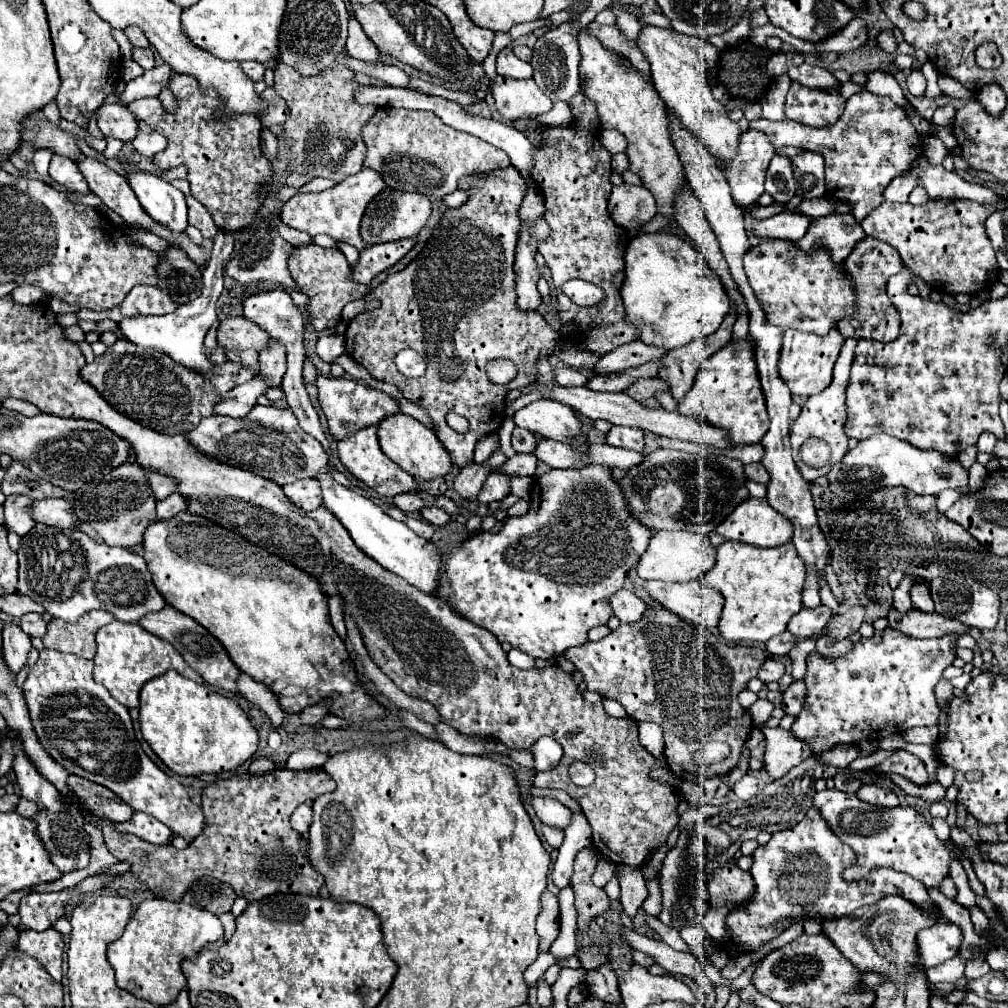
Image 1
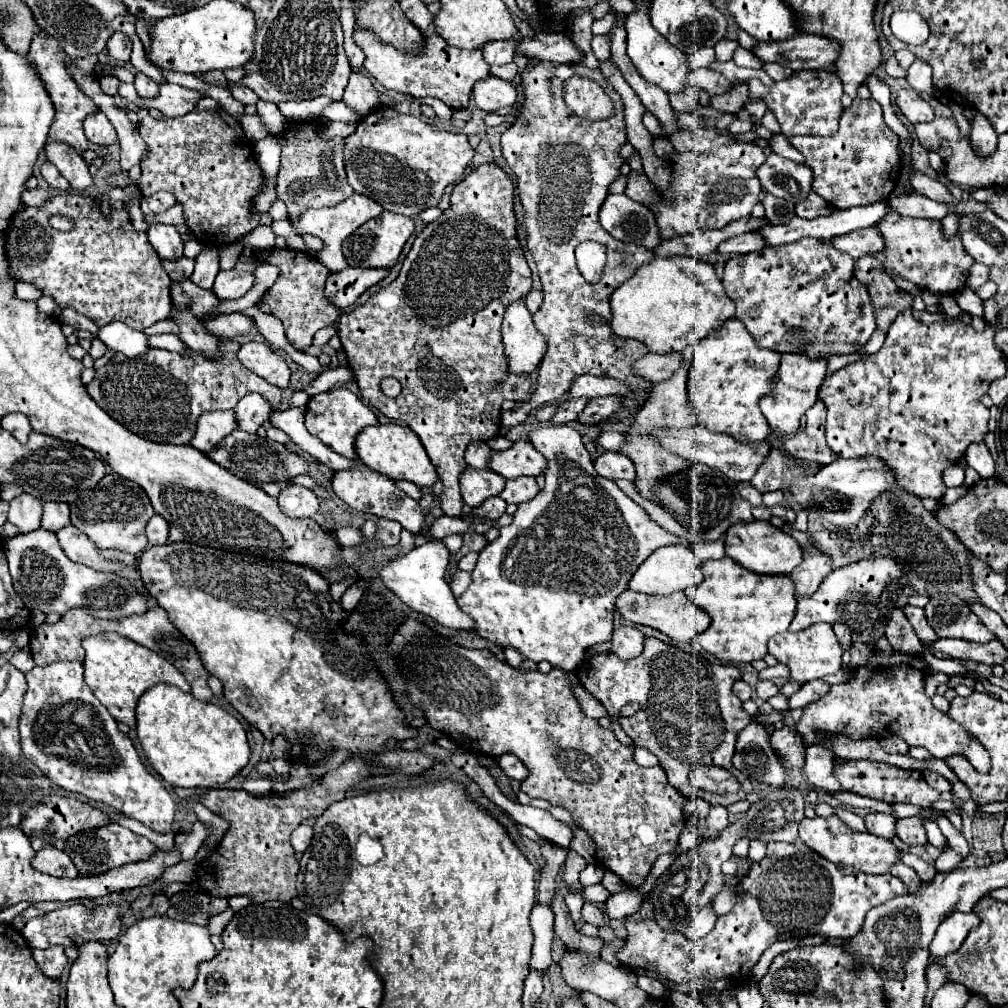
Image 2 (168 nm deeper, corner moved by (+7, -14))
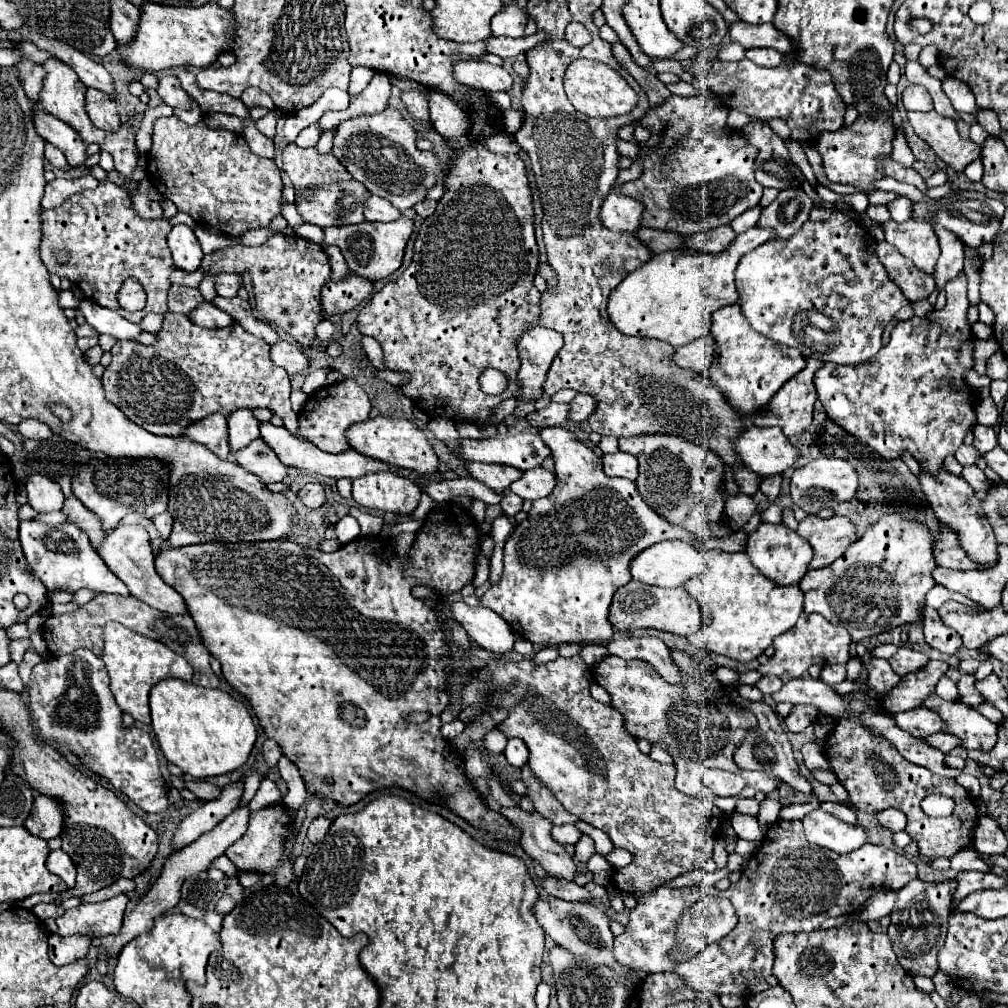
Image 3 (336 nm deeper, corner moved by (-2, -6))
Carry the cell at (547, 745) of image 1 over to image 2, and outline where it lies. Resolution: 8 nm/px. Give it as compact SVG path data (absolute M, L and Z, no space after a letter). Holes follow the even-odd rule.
M502 755L502 757L498 757L498 765L502 767L502 771L508 777L512 777L516 781L524 781L528 777L528 767L518 757L514 757L514 755Z

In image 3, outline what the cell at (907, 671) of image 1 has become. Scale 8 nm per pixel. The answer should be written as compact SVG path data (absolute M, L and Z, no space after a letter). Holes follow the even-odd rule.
M931 695L923 707L935 709L941 719L945 719L951 735L957 735L963 741L965 749L983 749L989 751L997 743L997 725L983 717L977 709L965 703L941 703L937 695Z

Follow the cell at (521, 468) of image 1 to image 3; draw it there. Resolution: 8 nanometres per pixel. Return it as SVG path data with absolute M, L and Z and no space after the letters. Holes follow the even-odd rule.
M535 467L523 473L521 479L517 479L513 483L513 487L509 487L515 495L519 495L521 499L541 499L547 497L555 487L555 475L543 467Z

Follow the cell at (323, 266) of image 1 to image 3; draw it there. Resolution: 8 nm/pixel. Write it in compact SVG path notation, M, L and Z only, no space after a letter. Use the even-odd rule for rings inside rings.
M271 235L261 247L227 247L227 251L217 251L203 259L203 267L195 273L185 273L175 269L171 273L173 285L199 287L205 269L211 273L249 273L253 283L253 293L257 301L257 311L269 323L275 323L285 333L295 337L301 345L309 347L315 341L315 325L323 319L319 313L319 293L331 275L327 253L321 245L301 239L297 235Z

